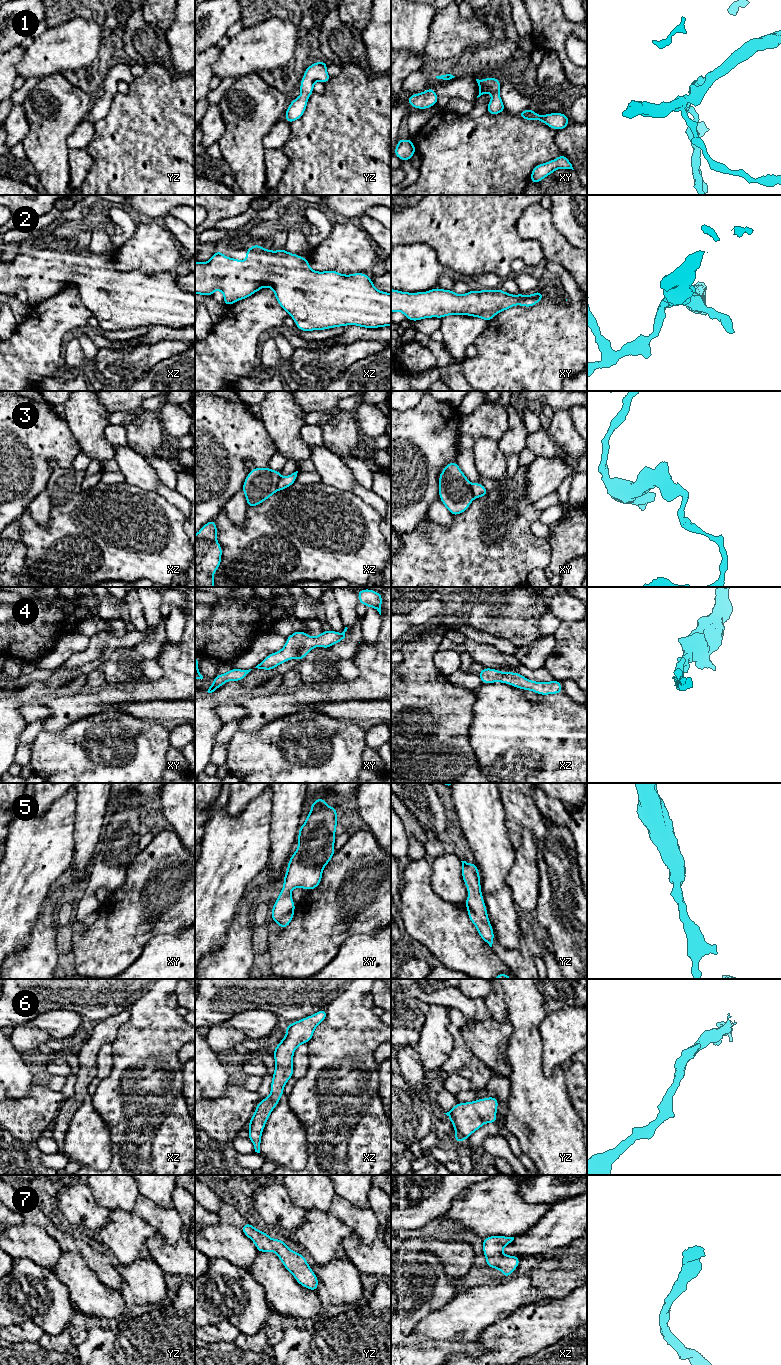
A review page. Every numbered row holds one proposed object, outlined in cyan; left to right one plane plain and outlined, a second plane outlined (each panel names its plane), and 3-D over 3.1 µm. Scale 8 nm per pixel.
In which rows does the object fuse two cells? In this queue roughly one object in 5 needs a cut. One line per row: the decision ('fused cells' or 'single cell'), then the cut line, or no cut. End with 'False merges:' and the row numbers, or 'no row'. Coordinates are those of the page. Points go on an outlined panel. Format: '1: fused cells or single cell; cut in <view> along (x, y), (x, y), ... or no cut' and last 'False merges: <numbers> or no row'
1: single cell; no cut
2: single cell; no cut
3: fused cells; cut in xy along (471, 484), (471, 490), (475, 497)
4: single cell; no cut
5: single cell; no cut
6: single cell; no cut
7: single cell; no cut
False merges: 3

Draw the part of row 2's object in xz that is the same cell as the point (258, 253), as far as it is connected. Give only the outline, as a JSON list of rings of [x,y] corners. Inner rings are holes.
[[[253,244],[245,252],[247,260],[227,257],[221,251],[213,254],[205,263],[195,262],[195,294],[211,296],[216,290],[224,295],[226,306],[241,299],[249,298],[252,294],[268,286],[275,293],[279,305],[289,314],[301,331],[325,330],[340,326],[356,325],[364,328],[379,328],[391,326],[391,293],[379,291],[373,281],[365,273],[345,275],[334,270],[318,272],[309,267],[306,257],[287,252],[285,249],[272,251],[260,245]]]

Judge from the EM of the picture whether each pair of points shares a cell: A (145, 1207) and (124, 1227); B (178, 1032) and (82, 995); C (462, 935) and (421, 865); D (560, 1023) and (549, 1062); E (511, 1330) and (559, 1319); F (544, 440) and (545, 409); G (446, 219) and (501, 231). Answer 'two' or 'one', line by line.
A: two
B: two
C: one
D: one
E: one
F: two
G: one

